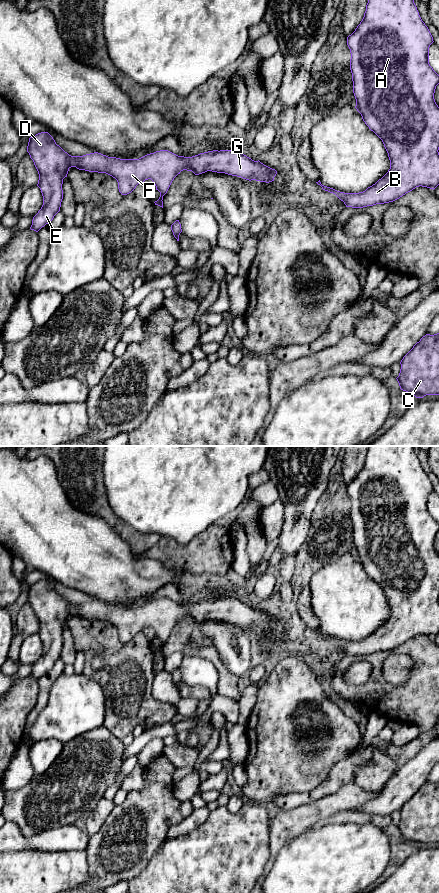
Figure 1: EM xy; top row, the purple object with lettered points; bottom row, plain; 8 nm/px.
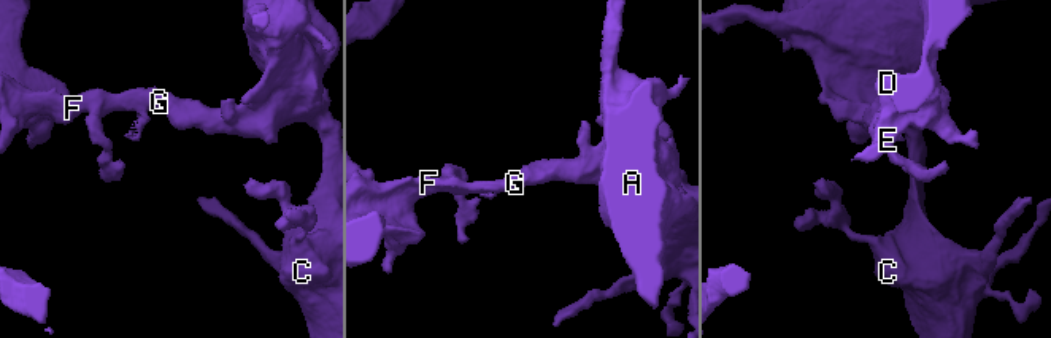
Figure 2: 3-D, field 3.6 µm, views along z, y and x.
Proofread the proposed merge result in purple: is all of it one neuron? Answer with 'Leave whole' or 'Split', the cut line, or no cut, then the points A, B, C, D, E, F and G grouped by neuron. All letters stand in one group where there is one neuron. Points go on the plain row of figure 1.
Leave whole. No split. Groups: A B C D E F G

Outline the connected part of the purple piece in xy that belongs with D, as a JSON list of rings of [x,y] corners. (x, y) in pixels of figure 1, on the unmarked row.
[[[41,580],[29,586],[27,600],[33,608],[34,613],[39,622],[37,634],[40,636],[43,644],[43,653],[38,661],[33,665],[31,678],[38,680],[46,672],[50,671],[54,664],[60,659],[63,647],[62,632],[63,627],[67,625],[71,615],[89,620],[106,621],[118,630],[118,637],[122,643],[131,641],[138,632],[145,628],[151,627],[156,638],[160,640],[160,645],[155,649],[155,653],[163,656],[163,644],[167,641],[174,626],[181,619],[192,619],[195,623],[205,621],[207,619],[225,621],[232,624],[241,625],[246,628],[256,628],[260,630],[272,630],[277,622],[272,617],[259,608],[254,609],[247,605],[239,598],[213,598],[192,605],[178,604],[168,598],[160,598],[147,602],[139,607],[120,607],[116,605],[108,605],[98,600],[86,602],[83,604],[71,604],[56,592],[53,585],[48,580]]]

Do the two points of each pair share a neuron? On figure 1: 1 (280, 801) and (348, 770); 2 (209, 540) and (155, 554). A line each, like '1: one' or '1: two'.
1: one
2: one

